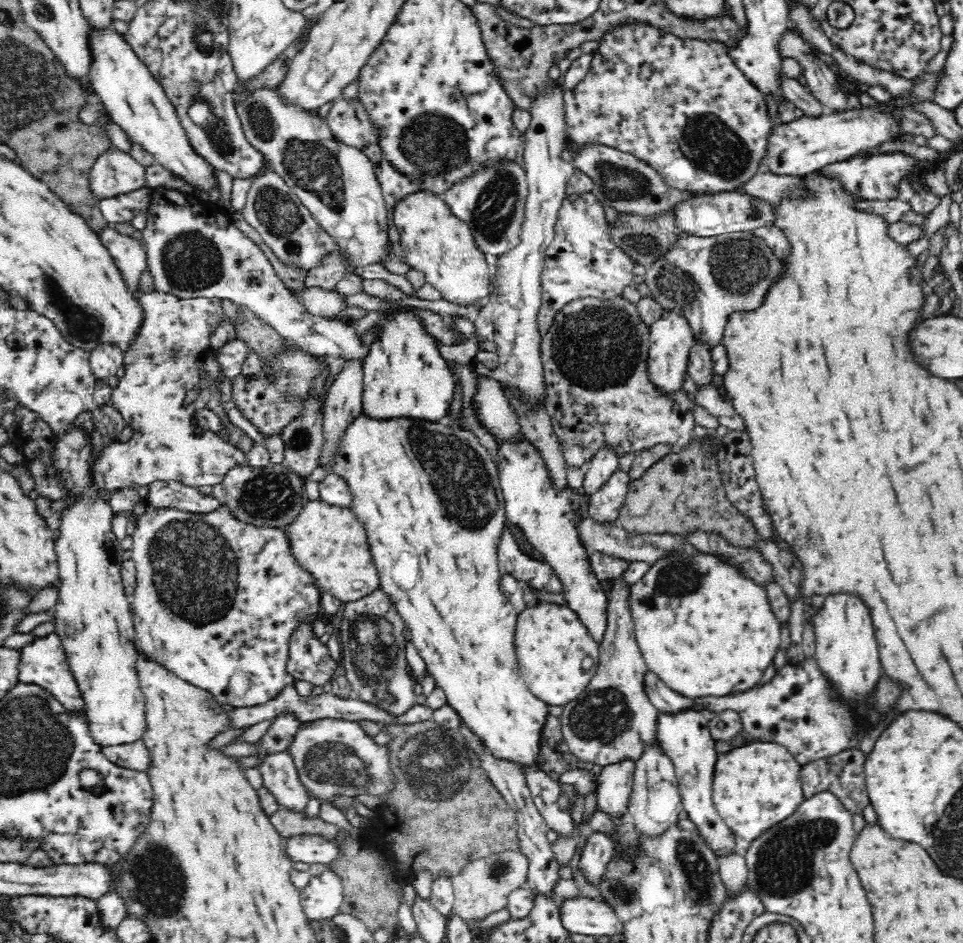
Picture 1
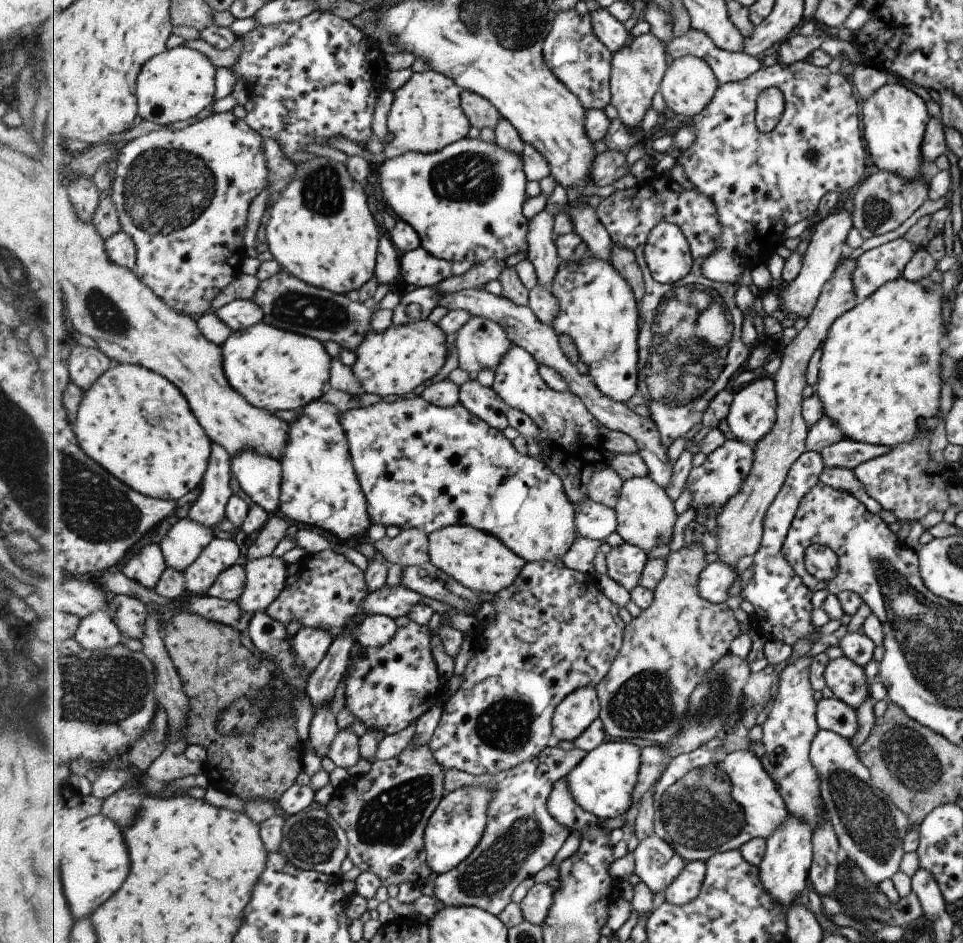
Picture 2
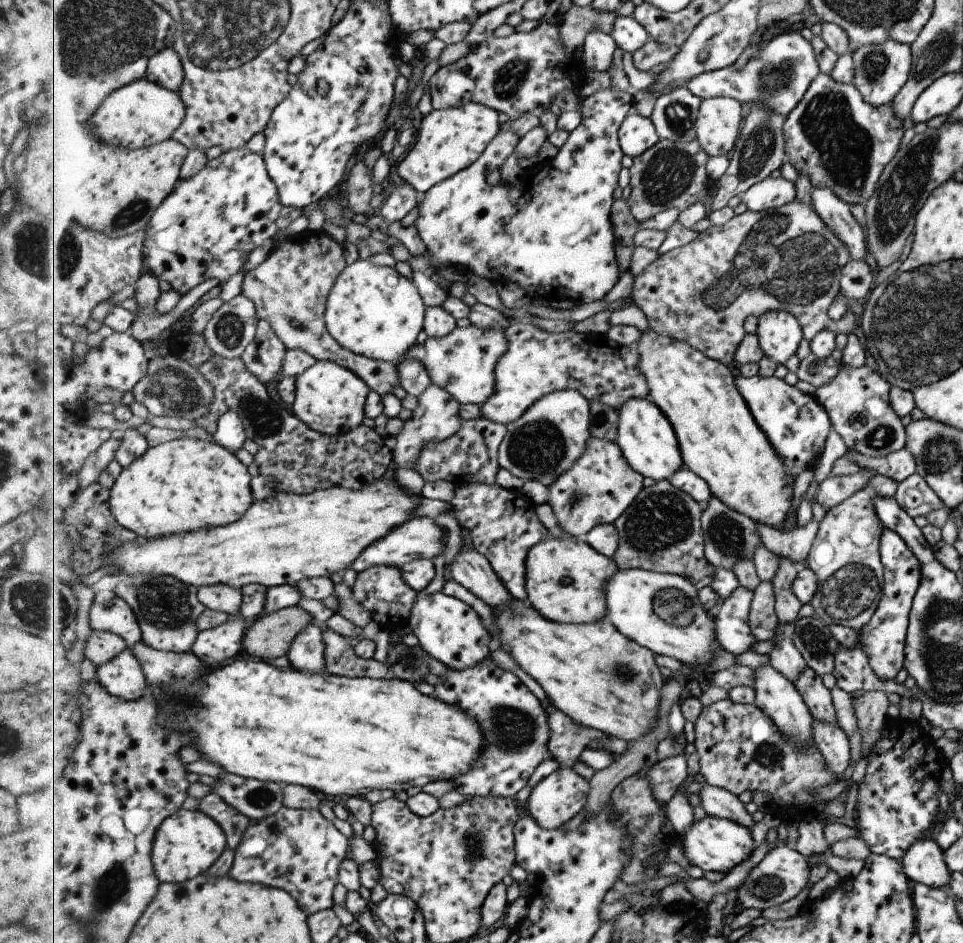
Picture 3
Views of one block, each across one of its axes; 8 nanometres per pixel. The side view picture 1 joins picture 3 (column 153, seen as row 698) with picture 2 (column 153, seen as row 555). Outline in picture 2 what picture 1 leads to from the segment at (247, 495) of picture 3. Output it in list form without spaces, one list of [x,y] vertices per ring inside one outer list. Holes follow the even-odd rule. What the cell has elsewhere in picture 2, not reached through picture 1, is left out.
[[[119,364],[106,370],[84,394],[77,420],[72,423],[74,432],[87,456],[113,476],[141,494],[175,501],[202,484],[213,456],[211,438],[174,381],[139,365]]]

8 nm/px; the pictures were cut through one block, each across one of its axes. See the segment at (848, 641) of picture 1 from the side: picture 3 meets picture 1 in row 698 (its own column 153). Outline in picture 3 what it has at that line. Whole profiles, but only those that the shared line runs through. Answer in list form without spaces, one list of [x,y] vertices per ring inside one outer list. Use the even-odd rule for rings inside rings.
[[[181,810],[159,827],[153,862],[161,882],[185,882],[207,872],[221,858],[229,844],[222,825],[201,810]]]

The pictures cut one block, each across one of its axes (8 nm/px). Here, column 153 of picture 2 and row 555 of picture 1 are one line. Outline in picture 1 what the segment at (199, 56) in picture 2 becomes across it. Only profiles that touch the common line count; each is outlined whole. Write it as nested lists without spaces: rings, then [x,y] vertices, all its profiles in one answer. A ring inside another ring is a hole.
[[[74,425],[64,431],[67,433],[63,437],[57,437],[53,450],[54,465],[62,473],[65,488],[71,492],[66,498],[73,498],[73,501],[61,512],[60,534],[55,540],[61,578],[57,604],[54,607],[55,633],[62,641],[70,670],[78,683],[92,741],[100,748],[132,745],[142,739],[147,731],[147,702],[140,688],[136,668],[139,652],[135,643],[134,613],[129,607],[120,574],[124,550],[120,546],[121,540],[112,532],[112,519],[116,513],[108,505],[108,501],[99,496],[98,488],[93,484],[88,434]]]

